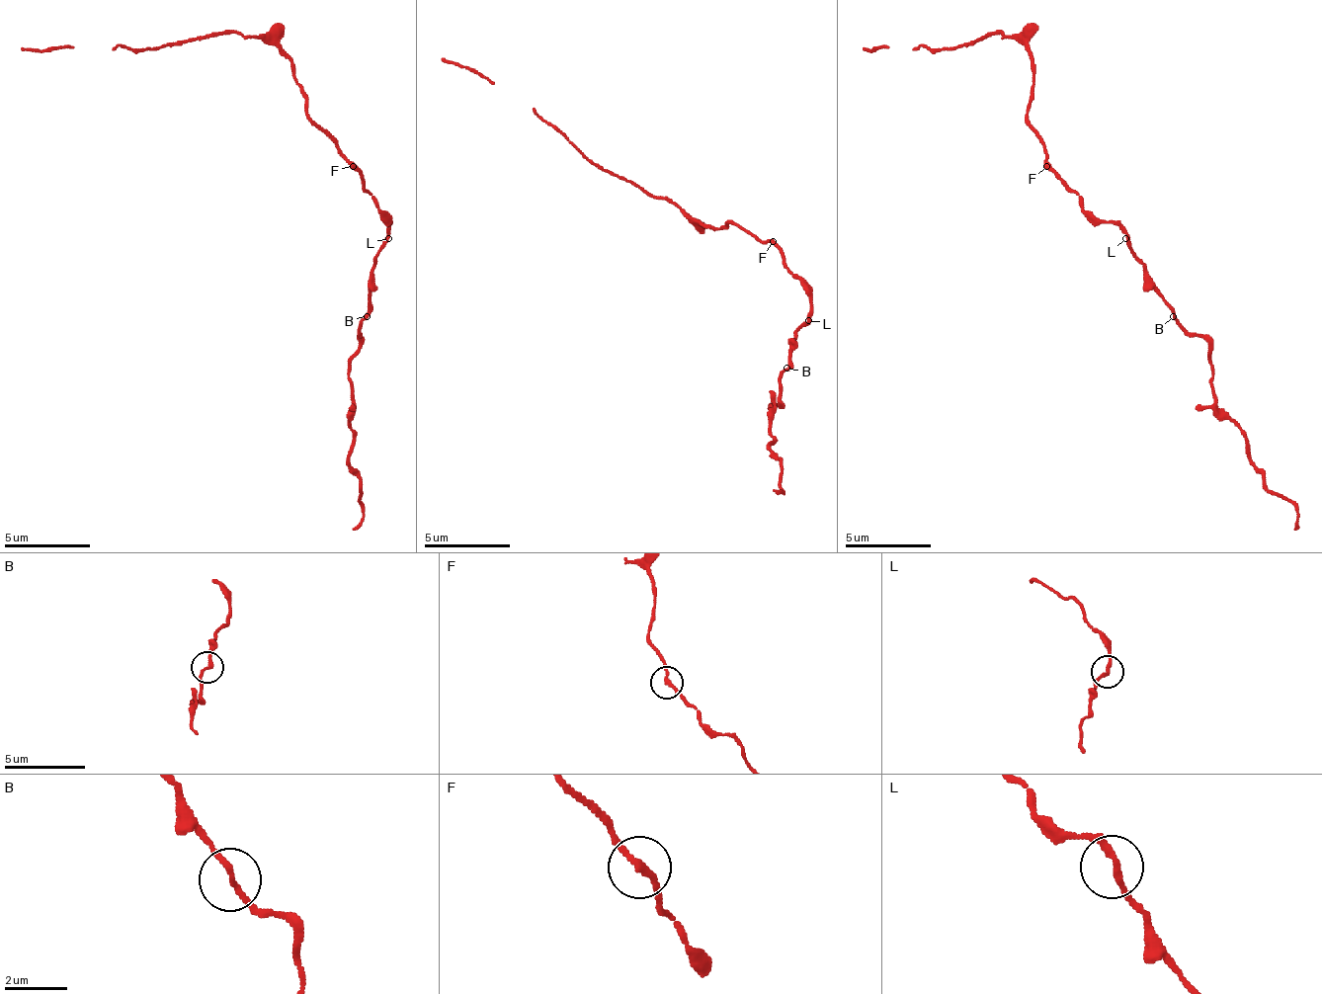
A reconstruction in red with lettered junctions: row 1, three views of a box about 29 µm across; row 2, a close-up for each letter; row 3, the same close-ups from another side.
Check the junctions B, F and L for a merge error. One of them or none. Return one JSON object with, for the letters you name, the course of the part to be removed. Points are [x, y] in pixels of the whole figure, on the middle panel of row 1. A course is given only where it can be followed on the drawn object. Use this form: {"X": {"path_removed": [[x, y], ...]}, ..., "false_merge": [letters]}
{"false_merge": []}

